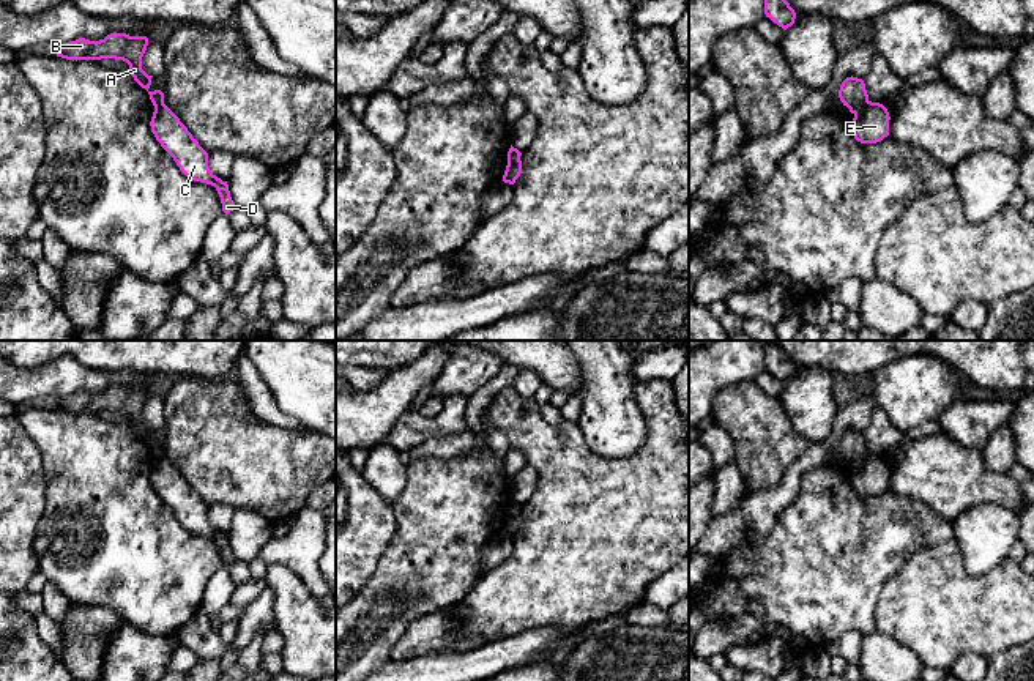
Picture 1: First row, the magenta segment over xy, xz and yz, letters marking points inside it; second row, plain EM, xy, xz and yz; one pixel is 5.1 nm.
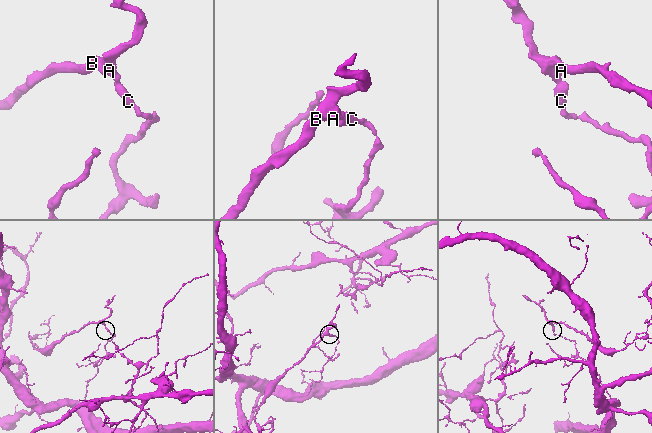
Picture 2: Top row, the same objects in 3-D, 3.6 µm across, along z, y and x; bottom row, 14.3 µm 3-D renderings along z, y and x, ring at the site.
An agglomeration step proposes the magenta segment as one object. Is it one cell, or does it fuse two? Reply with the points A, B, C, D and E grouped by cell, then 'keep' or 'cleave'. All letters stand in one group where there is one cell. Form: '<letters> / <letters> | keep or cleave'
A B / C D E | cleave

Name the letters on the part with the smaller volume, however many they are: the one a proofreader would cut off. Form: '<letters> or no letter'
A, B

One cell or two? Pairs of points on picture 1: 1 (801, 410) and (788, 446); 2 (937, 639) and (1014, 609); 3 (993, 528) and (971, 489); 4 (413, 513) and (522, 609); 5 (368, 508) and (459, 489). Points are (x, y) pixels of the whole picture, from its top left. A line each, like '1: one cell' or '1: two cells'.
1: two cells
2: one cell
3: two cells
4: two cells
5: two cells

